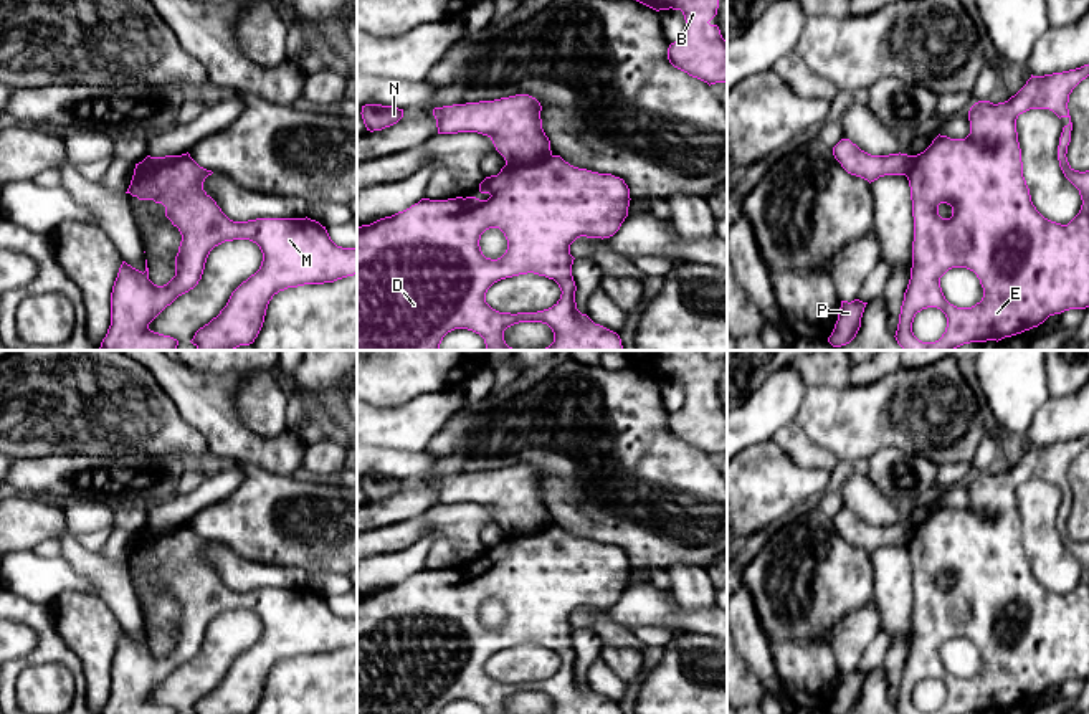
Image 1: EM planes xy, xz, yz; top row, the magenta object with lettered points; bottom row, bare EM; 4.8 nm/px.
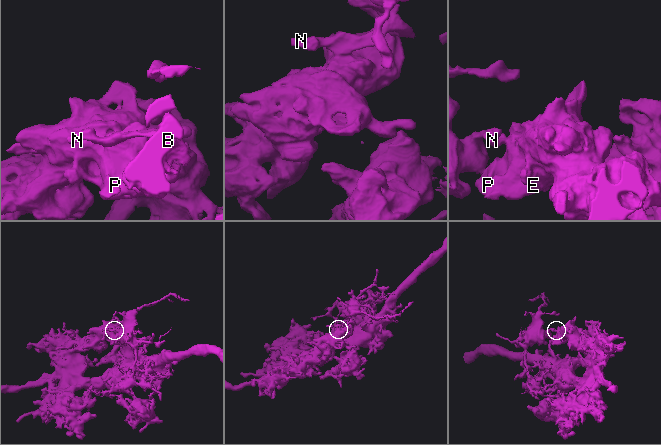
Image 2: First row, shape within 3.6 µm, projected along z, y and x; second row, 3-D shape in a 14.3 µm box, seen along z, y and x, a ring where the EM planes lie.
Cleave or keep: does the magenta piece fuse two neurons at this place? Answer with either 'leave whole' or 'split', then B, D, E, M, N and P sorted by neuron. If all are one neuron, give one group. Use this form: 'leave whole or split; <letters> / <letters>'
split; B N / D E M P

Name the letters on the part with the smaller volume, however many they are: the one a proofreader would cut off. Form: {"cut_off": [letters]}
{"cut_off": ["B", "N"]}

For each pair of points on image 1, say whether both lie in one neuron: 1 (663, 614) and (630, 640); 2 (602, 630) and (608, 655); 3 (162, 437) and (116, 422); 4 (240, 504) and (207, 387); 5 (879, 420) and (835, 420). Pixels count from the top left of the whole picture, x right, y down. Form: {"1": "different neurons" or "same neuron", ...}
{"1": "different neurons", "2": "different neurons", "3": "same neuron", "4": "different neurons", "5": "same neuron"}

